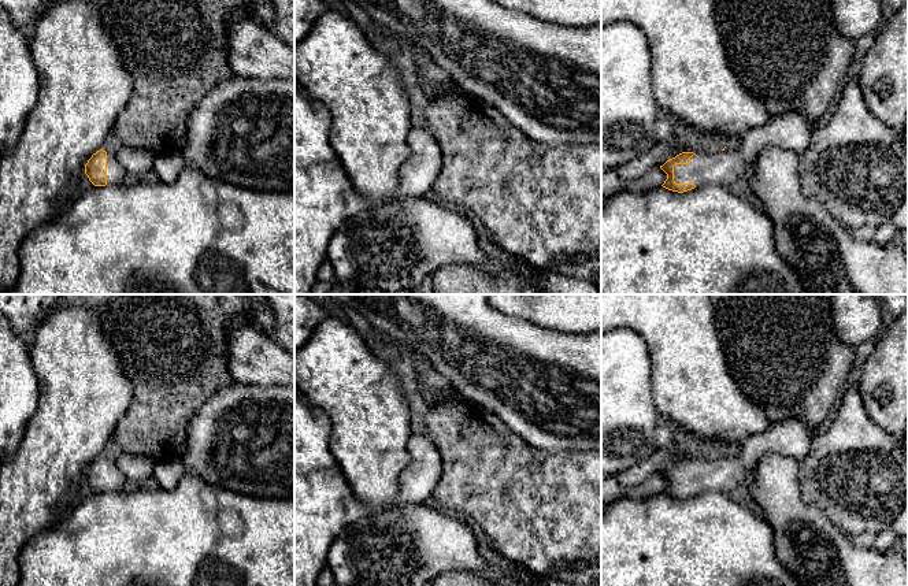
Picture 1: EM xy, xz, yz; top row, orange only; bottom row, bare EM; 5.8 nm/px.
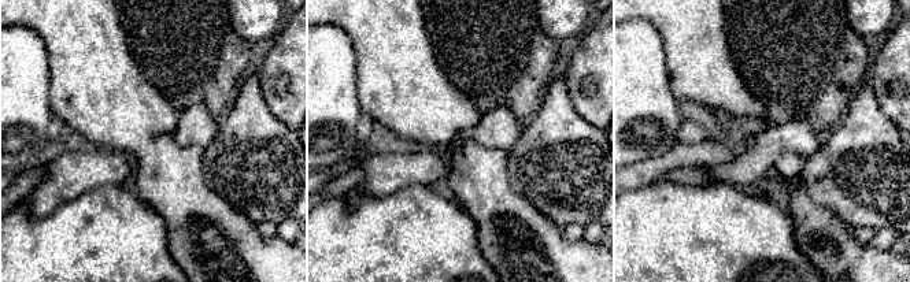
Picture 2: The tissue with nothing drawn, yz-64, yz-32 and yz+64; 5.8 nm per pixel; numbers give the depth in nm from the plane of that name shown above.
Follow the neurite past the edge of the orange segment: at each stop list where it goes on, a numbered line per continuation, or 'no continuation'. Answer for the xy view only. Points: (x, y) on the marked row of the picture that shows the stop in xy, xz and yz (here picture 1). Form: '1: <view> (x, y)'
1: xy (115, 173)

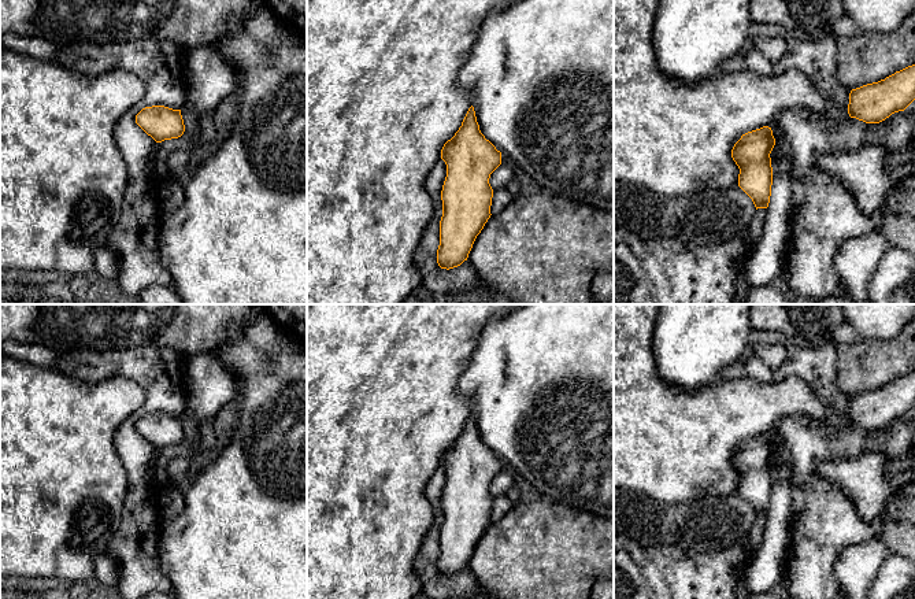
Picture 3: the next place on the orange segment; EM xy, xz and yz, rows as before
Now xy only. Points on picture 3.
no continuation

